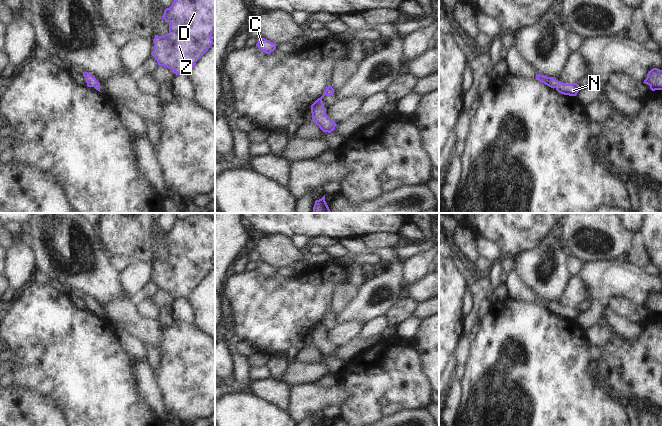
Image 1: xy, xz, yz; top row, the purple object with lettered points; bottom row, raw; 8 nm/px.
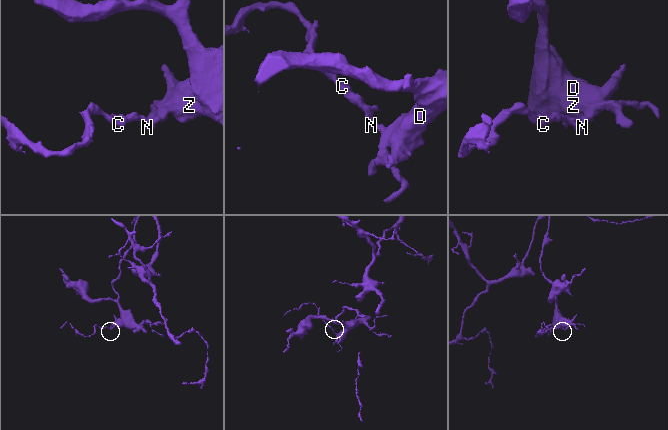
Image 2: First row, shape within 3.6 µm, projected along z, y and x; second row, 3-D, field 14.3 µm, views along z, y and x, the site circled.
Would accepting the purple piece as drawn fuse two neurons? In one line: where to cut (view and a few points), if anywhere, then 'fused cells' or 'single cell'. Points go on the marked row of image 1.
cut none; single cell

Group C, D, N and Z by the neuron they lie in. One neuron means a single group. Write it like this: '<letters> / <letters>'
C D N Z

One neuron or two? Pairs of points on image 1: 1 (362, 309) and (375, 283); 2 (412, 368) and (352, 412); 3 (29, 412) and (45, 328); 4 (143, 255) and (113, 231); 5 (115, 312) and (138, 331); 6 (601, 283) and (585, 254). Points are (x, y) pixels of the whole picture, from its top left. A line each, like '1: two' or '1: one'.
1: one
2: one
3: two
4: one
5: one
6: two

